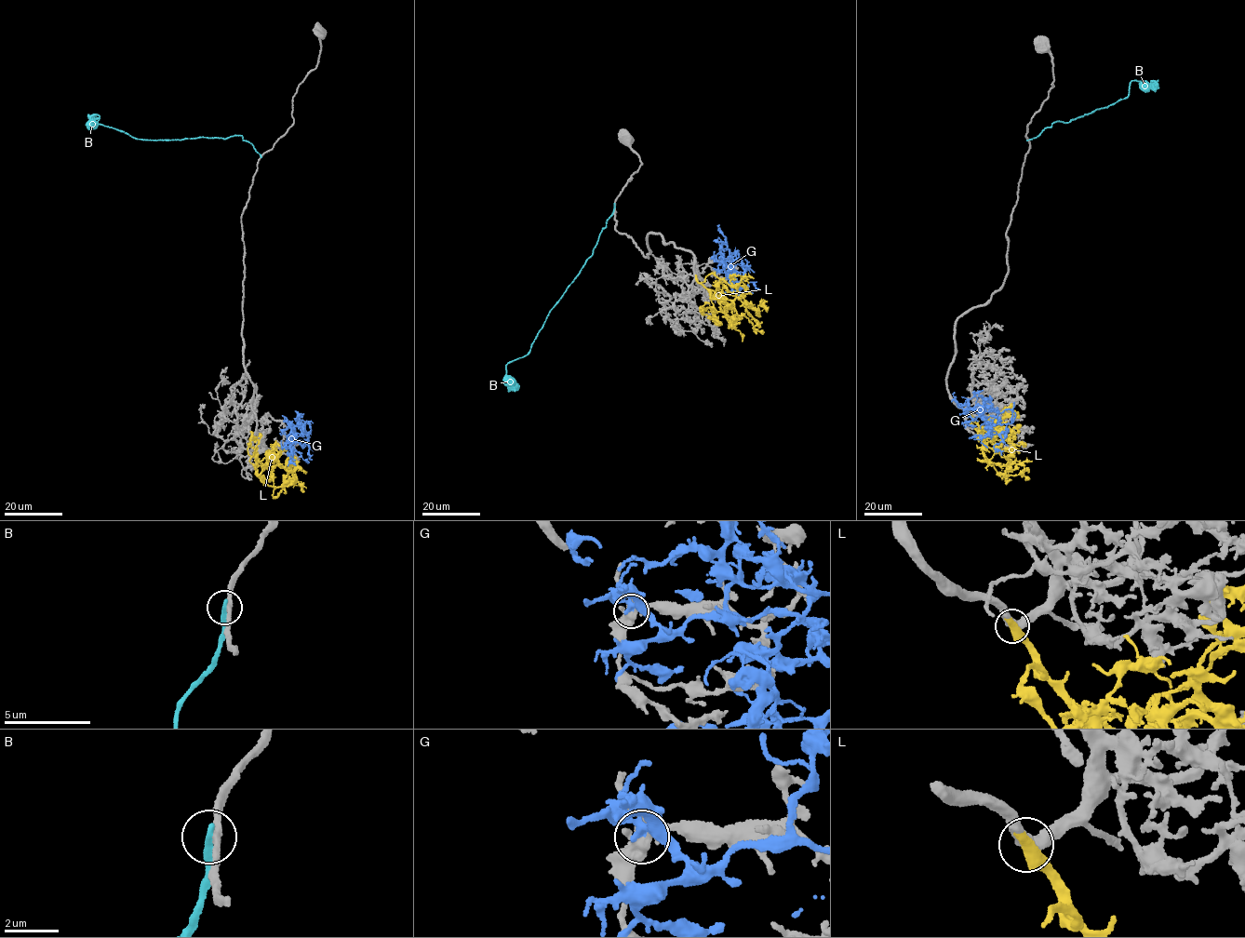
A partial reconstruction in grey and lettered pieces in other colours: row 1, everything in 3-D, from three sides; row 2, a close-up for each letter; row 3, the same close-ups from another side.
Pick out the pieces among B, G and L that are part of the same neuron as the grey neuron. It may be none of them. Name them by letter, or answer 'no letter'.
L

